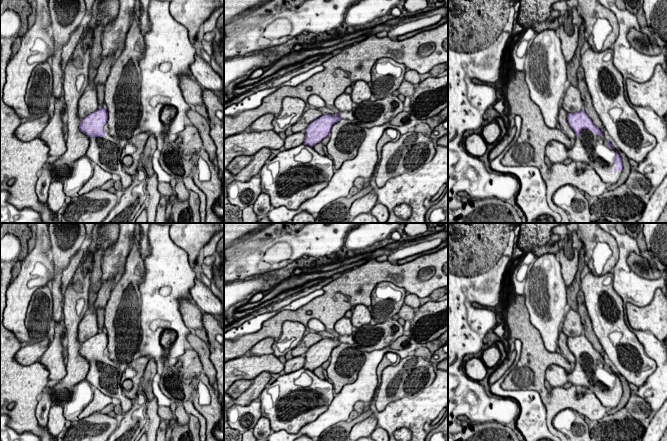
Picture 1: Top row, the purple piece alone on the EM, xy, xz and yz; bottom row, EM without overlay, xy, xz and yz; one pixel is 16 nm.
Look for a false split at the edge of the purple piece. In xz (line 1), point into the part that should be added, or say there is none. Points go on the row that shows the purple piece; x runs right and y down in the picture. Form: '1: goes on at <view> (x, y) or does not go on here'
1: does not go on here

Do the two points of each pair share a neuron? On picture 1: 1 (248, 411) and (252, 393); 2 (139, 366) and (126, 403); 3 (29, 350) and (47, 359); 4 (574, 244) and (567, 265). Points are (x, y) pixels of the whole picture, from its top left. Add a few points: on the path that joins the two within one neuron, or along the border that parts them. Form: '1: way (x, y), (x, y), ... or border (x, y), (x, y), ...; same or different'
1: border (254, 399), (247, 404), (240, 405); different
2: border (123, 389), (123, 393), (132, 401); different
3: border (51, 342), (38, 361); different
4: way (570, 249), (569, 260); same

